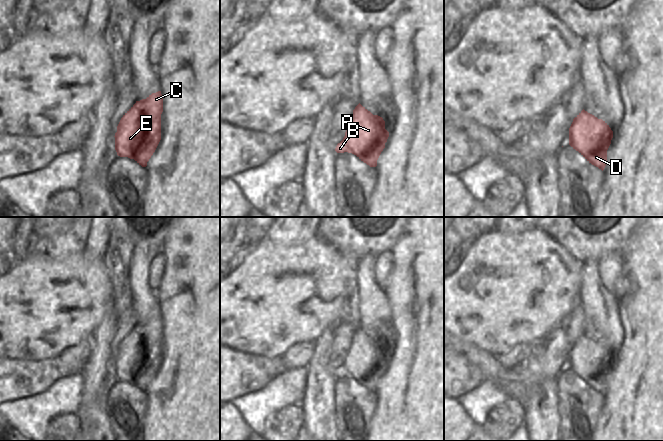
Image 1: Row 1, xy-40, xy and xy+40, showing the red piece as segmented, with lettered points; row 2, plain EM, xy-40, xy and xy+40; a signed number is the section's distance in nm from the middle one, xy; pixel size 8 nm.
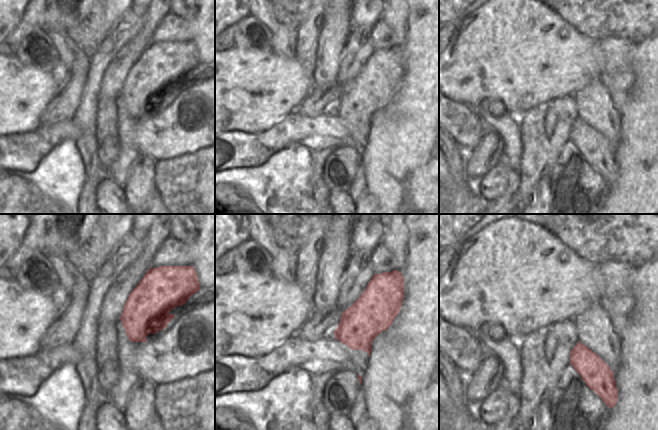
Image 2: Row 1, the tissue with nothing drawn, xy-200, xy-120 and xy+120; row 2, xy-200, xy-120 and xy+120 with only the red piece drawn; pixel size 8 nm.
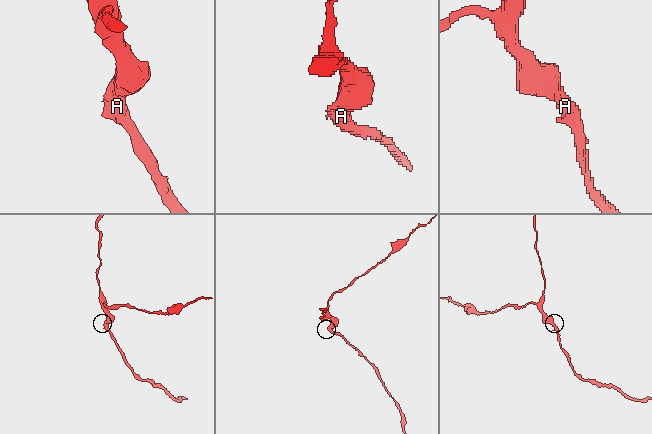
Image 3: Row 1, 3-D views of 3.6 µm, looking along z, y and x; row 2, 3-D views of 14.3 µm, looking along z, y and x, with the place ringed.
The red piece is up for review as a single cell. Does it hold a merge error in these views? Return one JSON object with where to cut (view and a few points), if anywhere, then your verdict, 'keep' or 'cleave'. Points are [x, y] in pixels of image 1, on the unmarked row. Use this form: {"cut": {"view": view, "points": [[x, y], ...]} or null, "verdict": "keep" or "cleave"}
{"cut": null, "verdict": "keep"}

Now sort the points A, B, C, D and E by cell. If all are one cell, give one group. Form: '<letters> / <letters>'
A B C D E

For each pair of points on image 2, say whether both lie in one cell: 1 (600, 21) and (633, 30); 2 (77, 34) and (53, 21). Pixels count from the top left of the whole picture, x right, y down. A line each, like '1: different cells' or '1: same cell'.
1: same cell
2: different cells

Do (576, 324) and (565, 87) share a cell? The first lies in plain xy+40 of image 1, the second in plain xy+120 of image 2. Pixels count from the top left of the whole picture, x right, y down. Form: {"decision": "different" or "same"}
{"decision": "different"}

